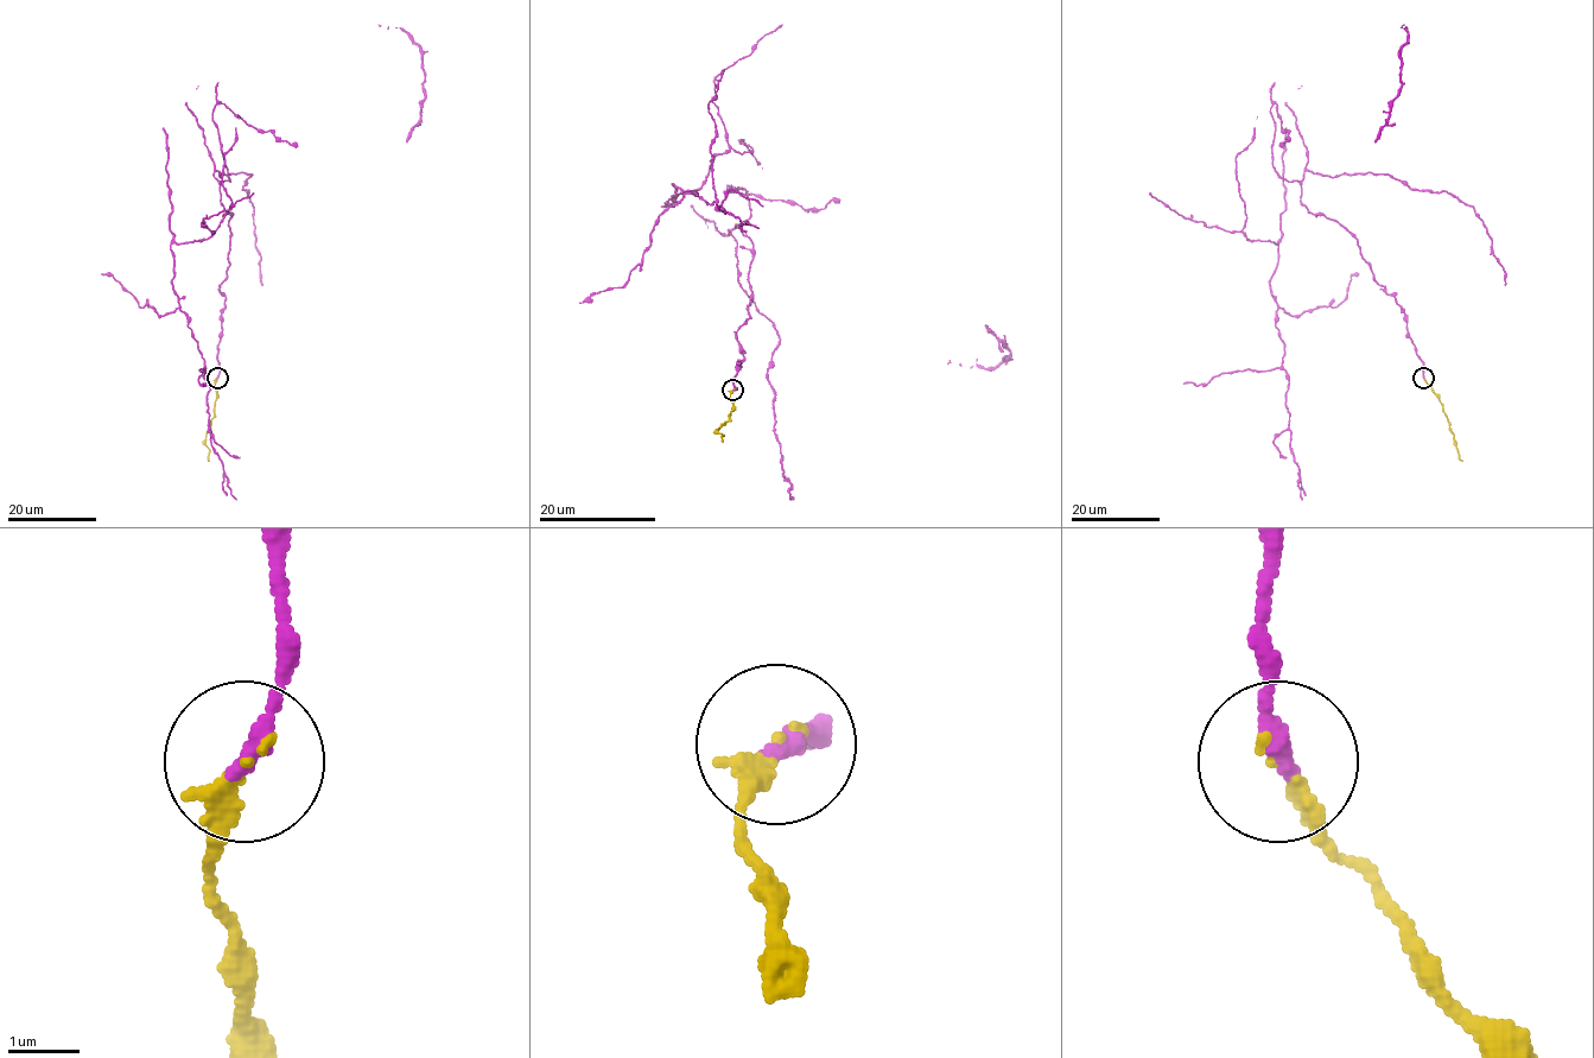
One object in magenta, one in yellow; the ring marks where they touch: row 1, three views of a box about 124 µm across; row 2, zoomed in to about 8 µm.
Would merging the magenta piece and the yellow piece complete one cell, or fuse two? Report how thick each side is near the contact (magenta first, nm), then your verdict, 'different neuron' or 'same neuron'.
300 nm thick on the magenta side, 200 nm on the other; same neuron

